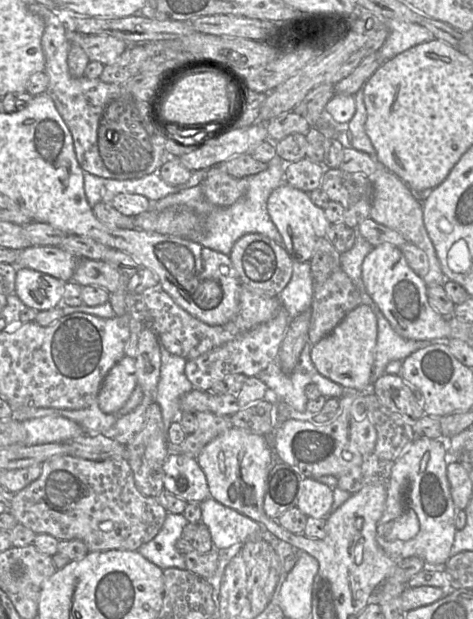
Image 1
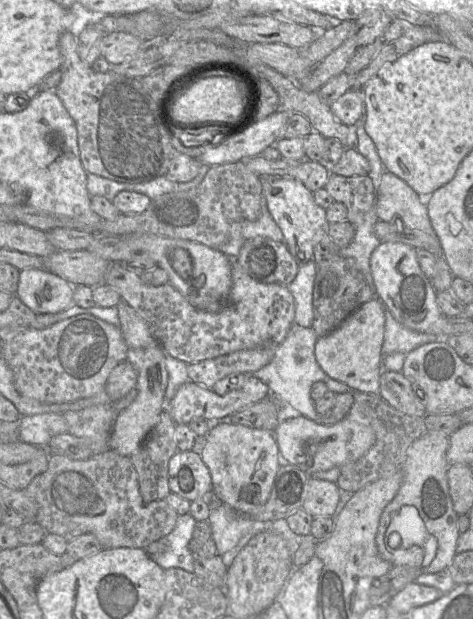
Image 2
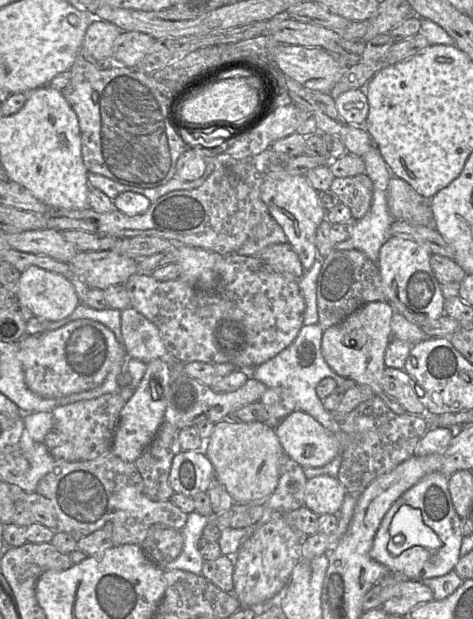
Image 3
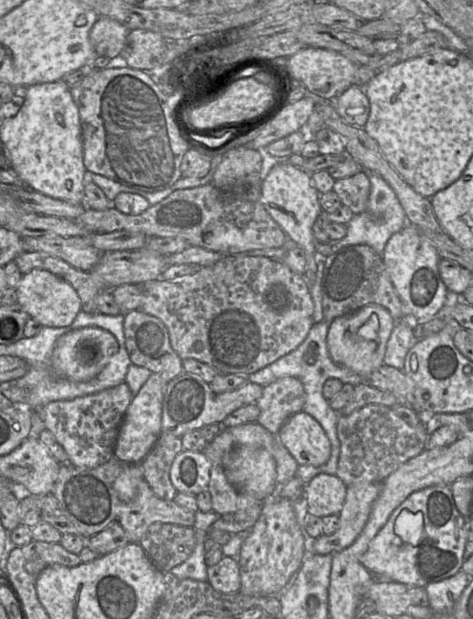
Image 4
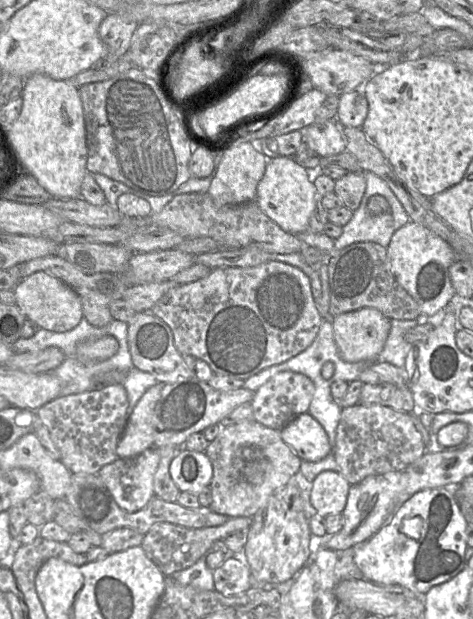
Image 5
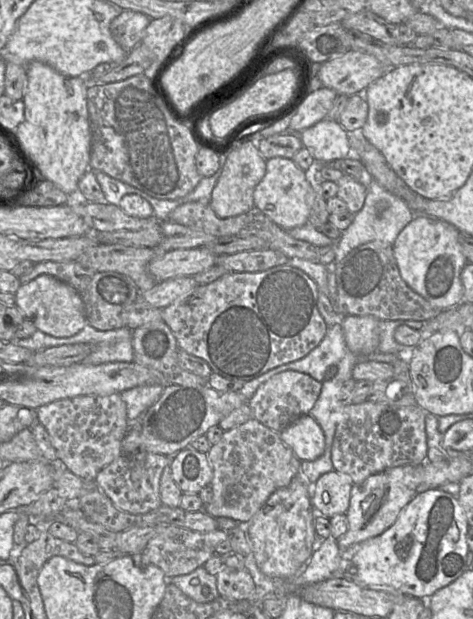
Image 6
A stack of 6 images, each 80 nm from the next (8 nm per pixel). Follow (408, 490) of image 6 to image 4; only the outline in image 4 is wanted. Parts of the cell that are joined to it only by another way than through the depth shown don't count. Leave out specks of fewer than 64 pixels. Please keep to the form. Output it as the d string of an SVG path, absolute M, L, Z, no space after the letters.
M362 483L348 486L344 506L339 513L340 527L332 535L323 534L311 541L312 551L320 555L334 554L353 544L365 527L380 490L381 483Z

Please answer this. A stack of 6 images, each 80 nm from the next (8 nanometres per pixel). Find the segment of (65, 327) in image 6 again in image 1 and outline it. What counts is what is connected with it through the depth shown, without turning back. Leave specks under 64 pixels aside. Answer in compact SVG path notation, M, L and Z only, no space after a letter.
M18 267L14 294L27 306L38 311L62 305L65 282L40 271Z

